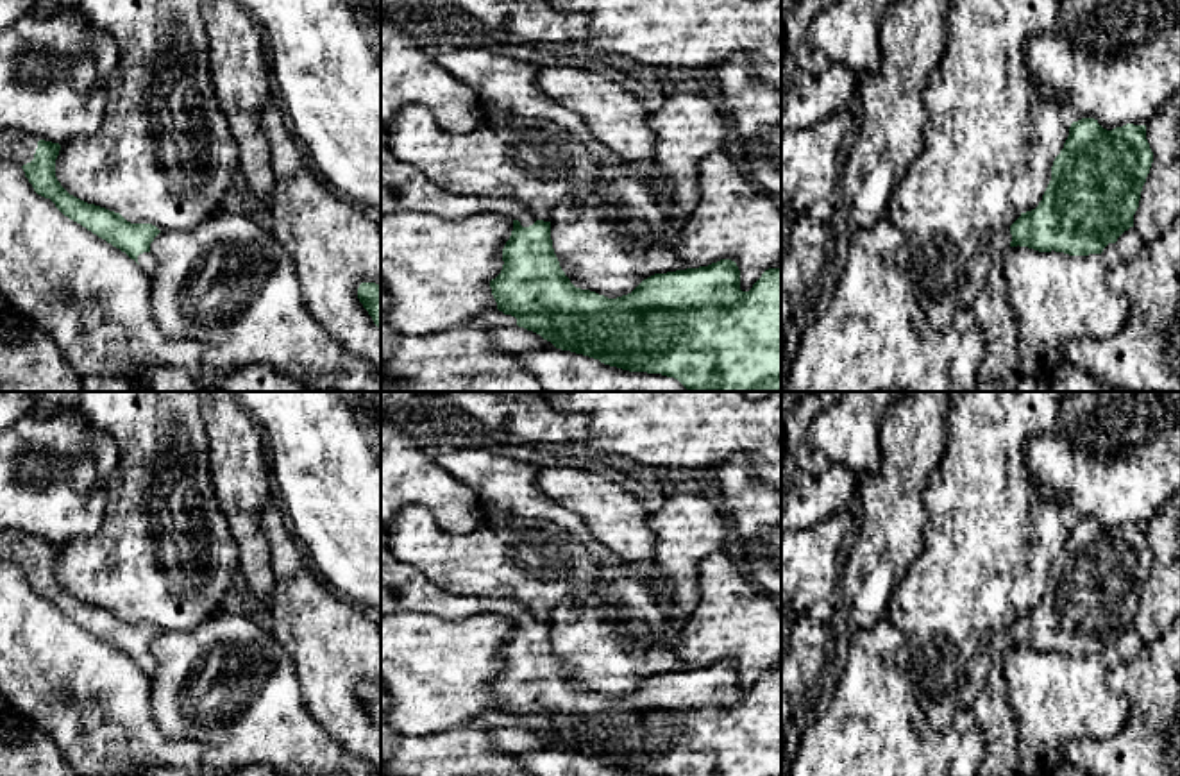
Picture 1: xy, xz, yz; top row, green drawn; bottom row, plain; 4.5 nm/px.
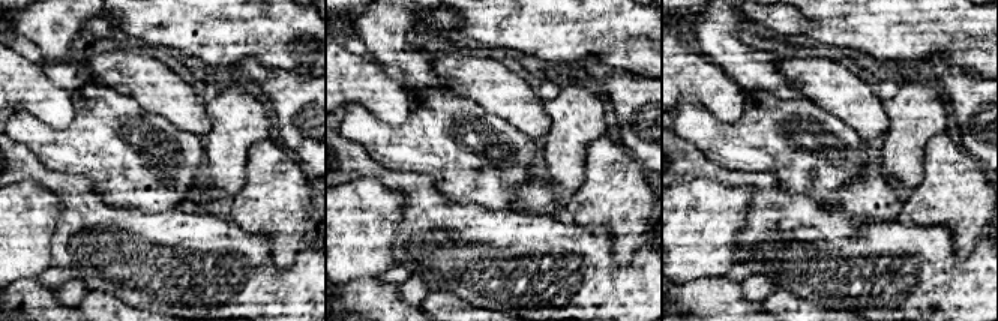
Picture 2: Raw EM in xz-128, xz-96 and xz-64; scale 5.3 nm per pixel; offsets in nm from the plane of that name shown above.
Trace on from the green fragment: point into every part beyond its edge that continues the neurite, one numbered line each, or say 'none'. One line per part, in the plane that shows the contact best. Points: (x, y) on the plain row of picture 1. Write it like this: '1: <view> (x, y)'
1: xy (18, 548)

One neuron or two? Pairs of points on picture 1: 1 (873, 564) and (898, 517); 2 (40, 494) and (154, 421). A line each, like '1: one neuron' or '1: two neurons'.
1: one neuron
2: two neurons

